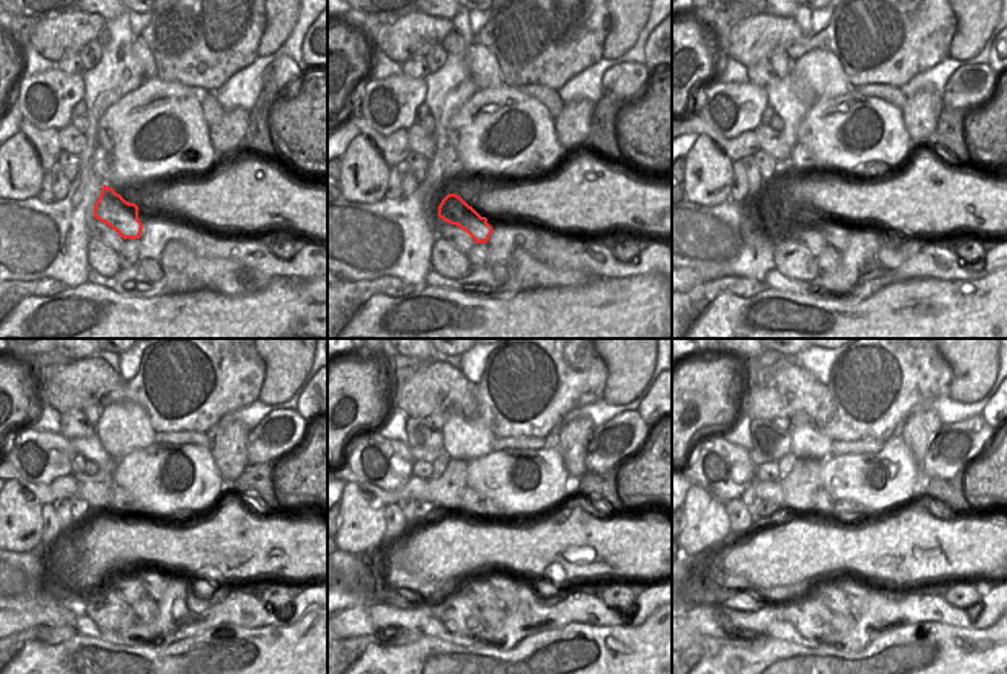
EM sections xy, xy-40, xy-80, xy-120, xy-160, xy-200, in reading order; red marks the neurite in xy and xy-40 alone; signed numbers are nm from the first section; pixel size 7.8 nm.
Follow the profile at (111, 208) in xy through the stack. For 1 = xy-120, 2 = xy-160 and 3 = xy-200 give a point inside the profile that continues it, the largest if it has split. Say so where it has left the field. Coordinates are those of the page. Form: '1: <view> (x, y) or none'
1: xy-120 (152, 580)
2: xy-160 (503, 585)
3: xy-200 (852, 587)

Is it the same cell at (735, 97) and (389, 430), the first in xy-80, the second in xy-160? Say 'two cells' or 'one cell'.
two cells

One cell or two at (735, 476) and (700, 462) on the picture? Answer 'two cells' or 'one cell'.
one cell

